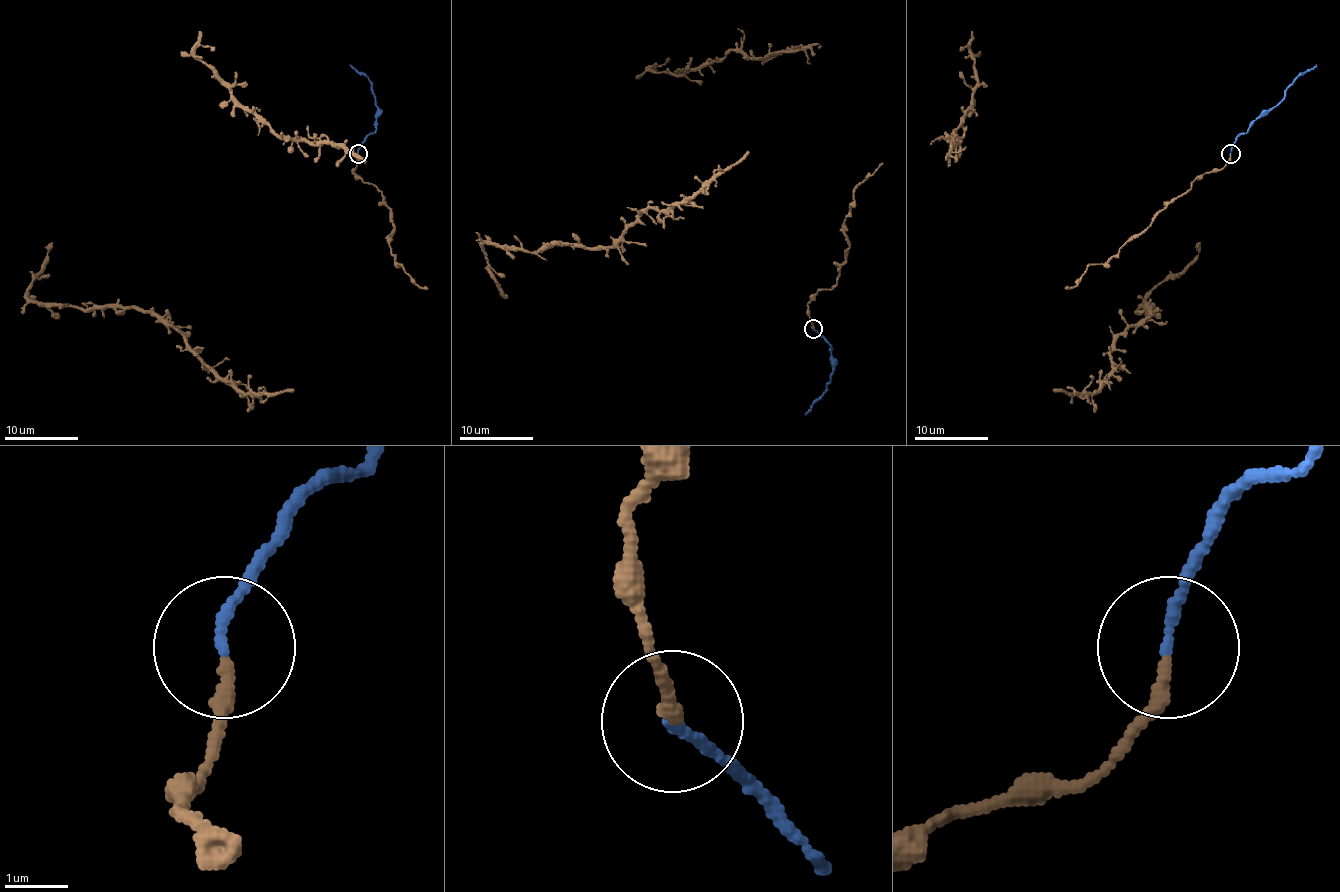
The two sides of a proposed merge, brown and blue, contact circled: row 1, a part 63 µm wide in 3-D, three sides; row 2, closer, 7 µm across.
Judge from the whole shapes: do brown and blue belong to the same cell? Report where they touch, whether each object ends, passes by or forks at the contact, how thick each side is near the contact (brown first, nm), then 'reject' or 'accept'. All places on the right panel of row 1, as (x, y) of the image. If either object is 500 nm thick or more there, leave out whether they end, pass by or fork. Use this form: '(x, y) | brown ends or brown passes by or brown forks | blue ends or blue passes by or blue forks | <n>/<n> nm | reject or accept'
(1231, 153) | brown ends | blue ends | 220/160 nm | accept

